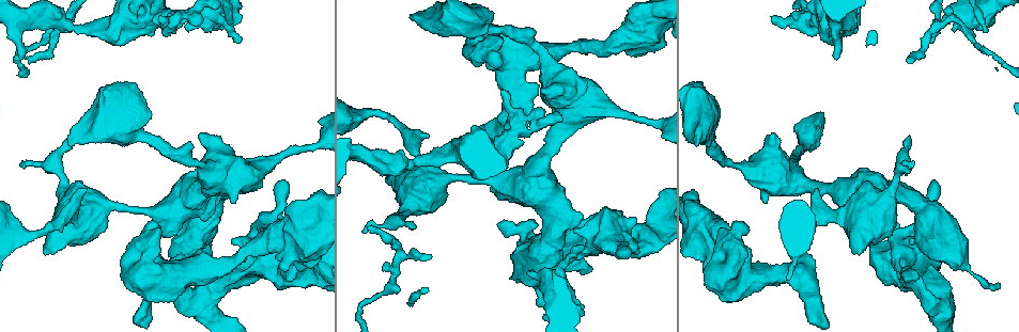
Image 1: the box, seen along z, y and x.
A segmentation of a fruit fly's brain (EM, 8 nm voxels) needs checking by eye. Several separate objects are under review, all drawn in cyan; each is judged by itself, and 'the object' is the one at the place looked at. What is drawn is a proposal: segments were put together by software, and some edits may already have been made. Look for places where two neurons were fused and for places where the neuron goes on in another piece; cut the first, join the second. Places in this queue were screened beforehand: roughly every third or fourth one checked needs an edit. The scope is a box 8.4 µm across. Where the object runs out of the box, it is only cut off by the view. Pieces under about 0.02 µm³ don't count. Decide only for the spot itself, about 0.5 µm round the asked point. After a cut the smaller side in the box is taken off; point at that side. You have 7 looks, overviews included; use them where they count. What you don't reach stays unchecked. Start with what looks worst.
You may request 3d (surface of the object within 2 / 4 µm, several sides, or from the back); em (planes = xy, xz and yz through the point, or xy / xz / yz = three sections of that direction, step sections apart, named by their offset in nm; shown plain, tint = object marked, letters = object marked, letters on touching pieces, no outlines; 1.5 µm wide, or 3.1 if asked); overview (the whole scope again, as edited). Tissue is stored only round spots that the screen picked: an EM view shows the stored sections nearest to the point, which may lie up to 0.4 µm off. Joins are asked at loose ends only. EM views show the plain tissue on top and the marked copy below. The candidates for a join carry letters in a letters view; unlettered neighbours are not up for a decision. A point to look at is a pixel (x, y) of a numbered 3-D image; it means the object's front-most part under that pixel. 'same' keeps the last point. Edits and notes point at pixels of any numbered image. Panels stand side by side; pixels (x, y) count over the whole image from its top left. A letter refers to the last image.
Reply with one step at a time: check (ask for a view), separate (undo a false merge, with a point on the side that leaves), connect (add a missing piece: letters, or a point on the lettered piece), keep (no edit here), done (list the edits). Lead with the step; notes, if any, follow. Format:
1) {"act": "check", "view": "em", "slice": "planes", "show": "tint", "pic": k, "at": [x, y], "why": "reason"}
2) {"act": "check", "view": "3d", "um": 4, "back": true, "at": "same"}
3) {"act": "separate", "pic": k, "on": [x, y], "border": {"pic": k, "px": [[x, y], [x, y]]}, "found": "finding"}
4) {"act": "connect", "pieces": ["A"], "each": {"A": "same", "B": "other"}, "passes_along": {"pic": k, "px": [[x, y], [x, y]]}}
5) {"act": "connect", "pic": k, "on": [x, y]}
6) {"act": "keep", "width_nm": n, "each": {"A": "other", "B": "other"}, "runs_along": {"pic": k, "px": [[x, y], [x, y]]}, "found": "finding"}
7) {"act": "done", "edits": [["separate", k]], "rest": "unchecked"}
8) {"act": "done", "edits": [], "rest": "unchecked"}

{"act": "check", "view": "3d", "um": 4, "back": true, "pic": 1, "at": [368, 227], "why": "thin end"}

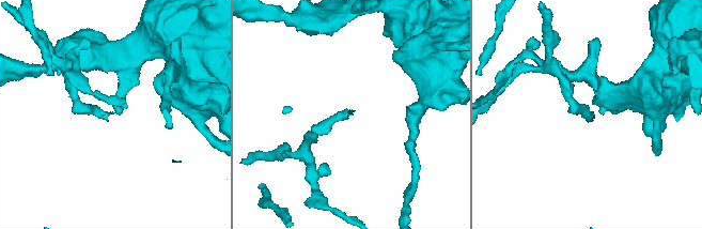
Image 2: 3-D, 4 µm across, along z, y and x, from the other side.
{"act": "check", "view": "em", "slice": "planes", "show": "tint", "pic": 2, "at": [113, 112]}

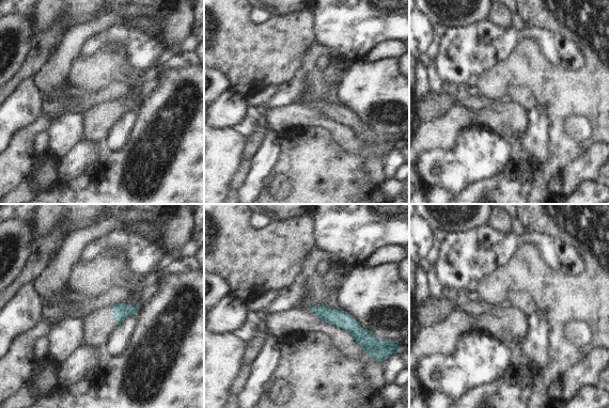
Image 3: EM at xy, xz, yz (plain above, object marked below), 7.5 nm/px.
{"act": "check", "view": "em", "slice": "planes", "show": "letters", "at": "same"}

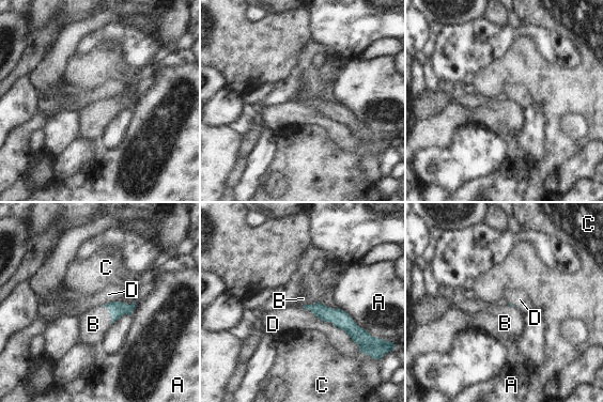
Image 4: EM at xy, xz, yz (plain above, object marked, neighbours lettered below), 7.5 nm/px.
{"act": "connect", "pieces": ["B"], "each": {"A": "other", "B": "same", "C": "other", "D": "other"}, "passes_along": {"pic": 4, "px": [[117, 309], [110, 313], [93, 324]]}, "found": "it goes on there"}

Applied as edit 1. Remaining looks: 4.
{"act": "check", "view": "overview"}

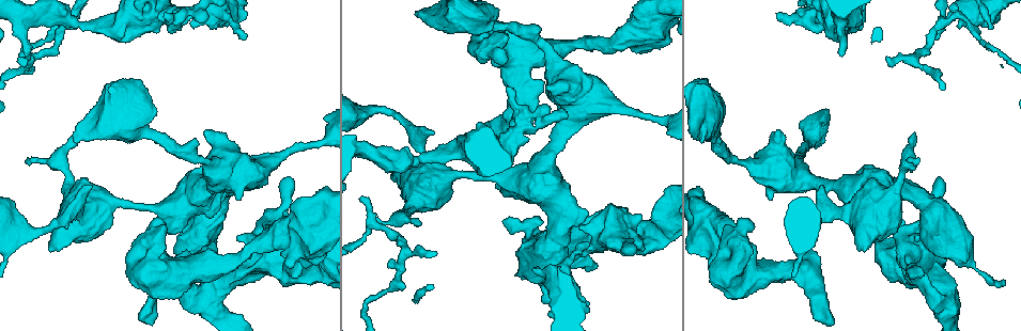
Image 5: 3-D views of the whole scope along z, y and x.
{"act": "check", "view": "3d", "um": 4, "pic": 5, "at": [822, 186], "why": "an open end"}

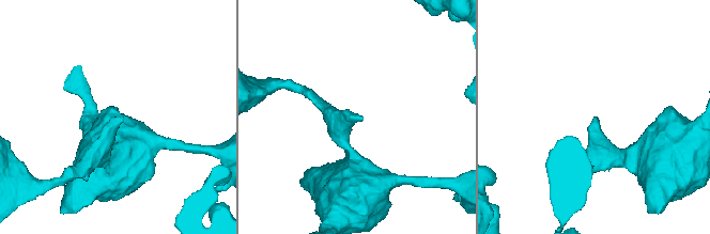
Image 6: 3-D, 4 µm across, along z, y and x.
{"act": "check", "view": "em", "slice": "xz", "step": 8, "show": "letters", "pic": 6, "at": [123, 119]}

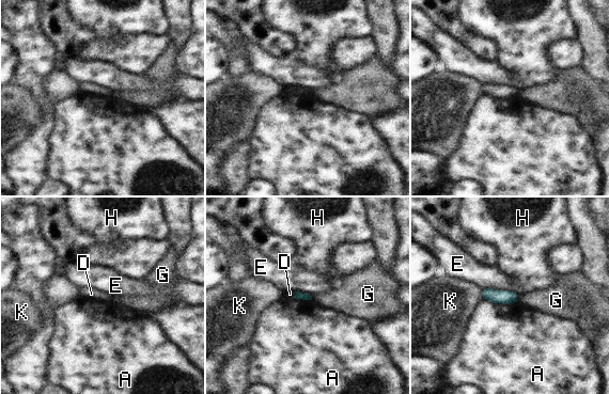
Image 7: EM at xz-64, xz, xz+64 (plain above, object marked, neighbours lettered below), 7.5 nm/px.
{"act": "keep", "longest_contact_nm": ["A", 260], "each": {"A": "other", "D": "other", "E": "other", "G": "other", "H": "other", "K": "other"}, "found": "no lettered piece goes on from it"}

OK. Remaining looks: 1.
{"act": "done", "edits": [["connect", 4]], "rest": "unchecked"}

